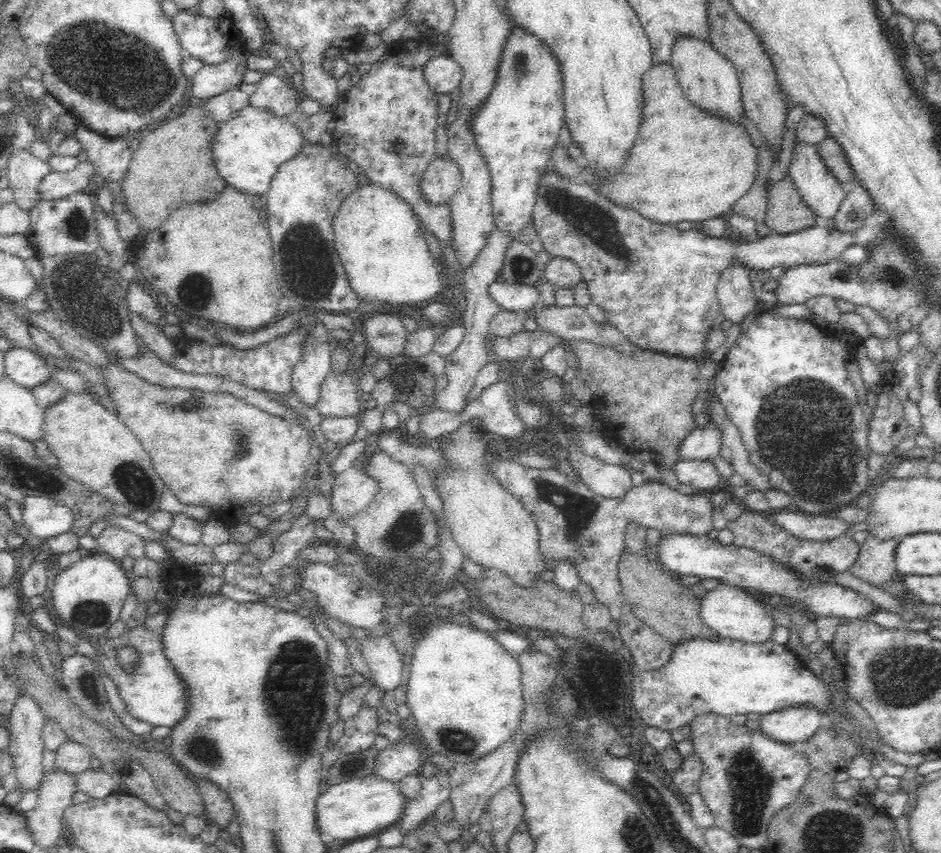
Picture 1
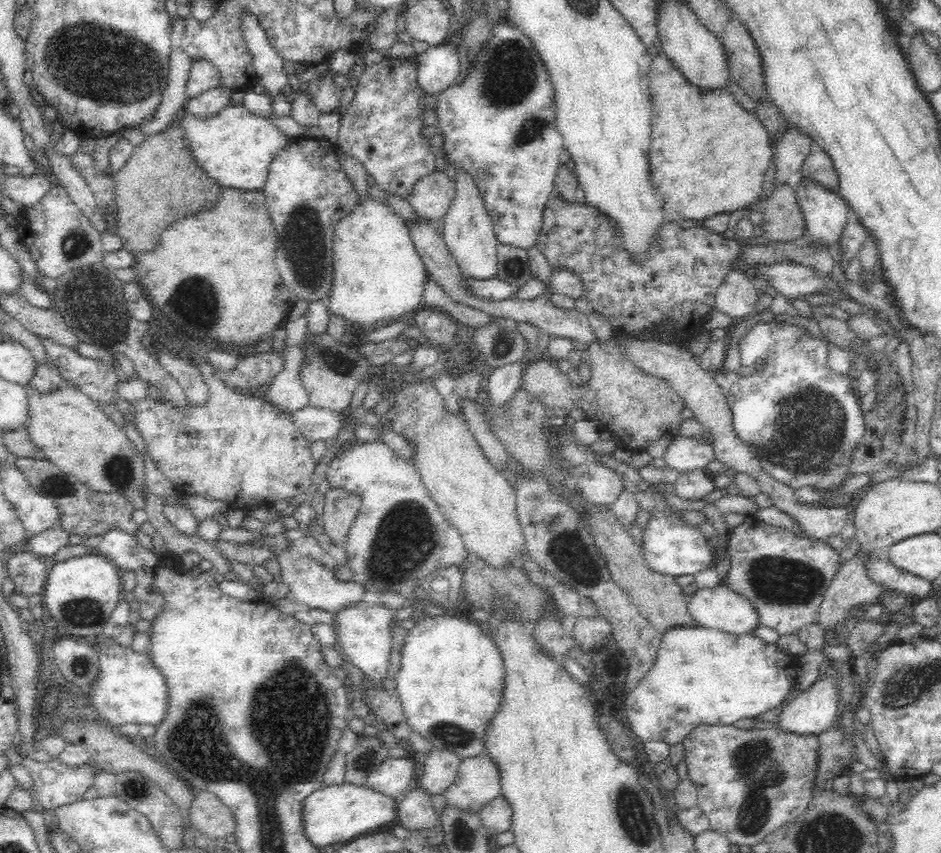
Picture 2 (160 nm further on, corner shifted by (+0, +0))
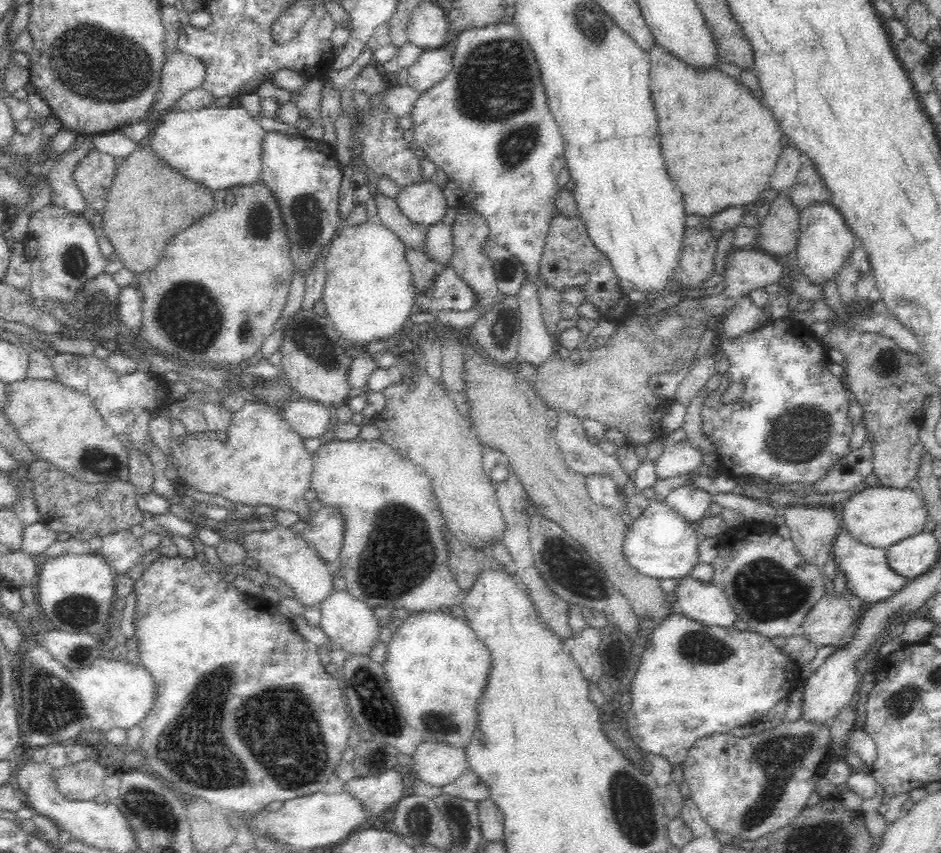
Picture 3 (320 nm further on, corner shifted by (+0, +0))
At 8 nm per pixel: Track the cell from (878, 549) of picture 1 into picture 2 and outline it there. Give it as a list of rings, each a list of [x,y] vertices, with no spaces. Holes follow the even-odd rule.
[[[862,551],[859,555],[855,555],[850,558],[848,562],[842,564],[839,568],[838,574],[831,580],[831,586],[826,590],[826,594],[823,596],[820,610],[816,614],[816,621],[822,625],[822,628],[828,633],[834,626],[849,621],[848,611],[855,606],[863,604],[875,603],[881,596],[885,595],[885,589],[880,581],[876,581],[872,575],[870,575],[870,558],[873,555],[881,555],[881,552],[886,554],[886,551]]]

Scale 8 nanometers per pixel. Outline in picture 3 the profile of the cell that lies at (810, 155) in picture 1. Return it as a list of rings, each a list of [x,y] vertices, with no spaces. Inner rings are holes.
[[[816,201],[799,210],[799,240],[797,243],[797,263],[802,274],[813,283],[824,284],[838,276],[838,269],[844,260],[855,251],[857,239],[848,227],[844,216],[831,201]]]

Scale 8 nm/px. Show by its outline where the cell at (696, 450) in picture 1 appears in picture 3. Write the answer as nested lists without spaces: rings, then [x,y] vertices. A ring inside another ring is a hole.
[[[688,439],[665,445],[662,454],[655,460],[655,471],[660,479],[692,473],[702,464],[702,452]]]

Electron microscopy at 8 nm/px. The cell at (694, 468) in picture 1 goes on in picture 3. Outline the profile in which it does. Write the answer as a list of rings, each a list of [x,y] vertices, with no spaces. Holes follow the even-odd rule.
[[[695,484],[672,488],[665,503],[678,511],[688,522],[696,523],[708,514],[708,505],[713,494]]]

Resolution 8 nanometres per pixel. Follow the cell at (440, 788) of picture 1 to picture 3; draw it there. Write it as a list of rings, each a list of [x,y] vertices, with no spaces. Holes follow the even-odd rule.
[[[423,741],[411,758],[418,778],[432,786],[450,784],[469,769],[464,749],[440,742]]]

